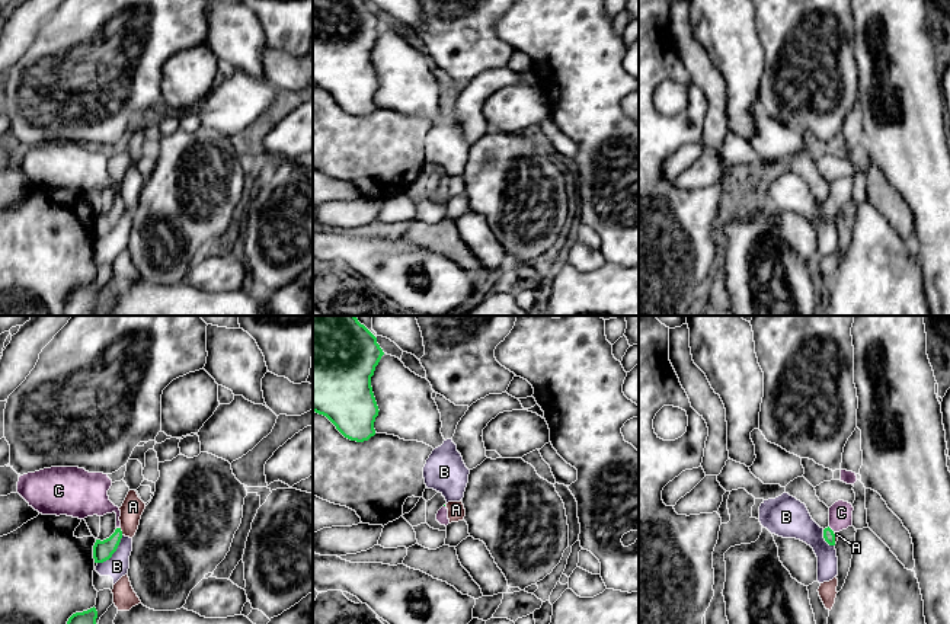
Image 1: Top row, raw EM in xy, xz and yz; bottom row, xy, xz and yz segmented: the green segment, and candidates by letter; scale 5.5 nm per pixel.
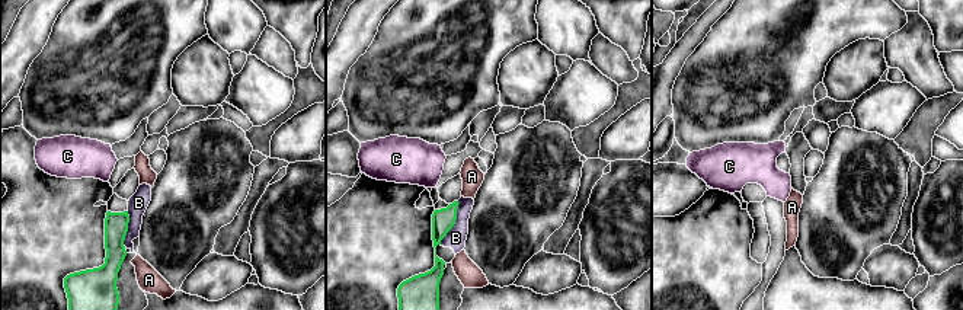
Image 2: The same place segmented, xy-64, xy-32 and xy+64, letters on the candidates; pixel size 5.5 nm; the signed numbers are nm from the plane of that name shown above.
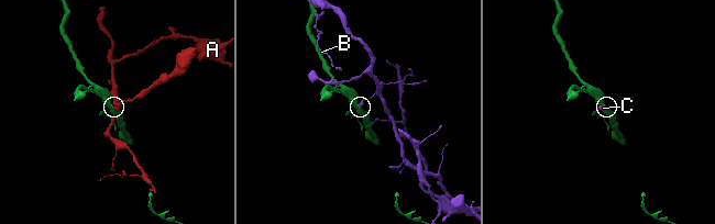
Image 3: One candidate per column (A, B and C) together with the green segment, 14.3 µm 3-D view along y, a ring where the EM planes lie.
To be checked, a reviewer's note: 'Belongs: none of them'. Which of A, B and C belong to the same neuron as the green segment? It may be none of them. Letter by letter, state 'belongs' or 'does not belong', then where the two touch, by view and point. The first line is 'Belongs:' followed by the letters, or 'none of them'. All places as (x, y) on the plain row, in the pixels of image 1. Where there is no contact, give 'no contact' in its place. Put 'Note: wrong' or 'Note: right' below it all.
Belongs: C
A: does not belong; meets green in xy at (121, 205)
B: does not belong; meets green in xy at (114, 226)
C: belongs; meets green in yz at (829, 202)
Note: wrong

